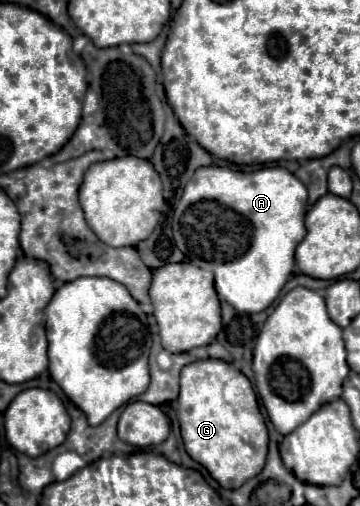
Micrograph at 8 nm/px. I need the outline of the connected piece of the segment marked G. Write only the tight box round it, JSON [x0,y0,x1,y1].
[177,358,267,488]

